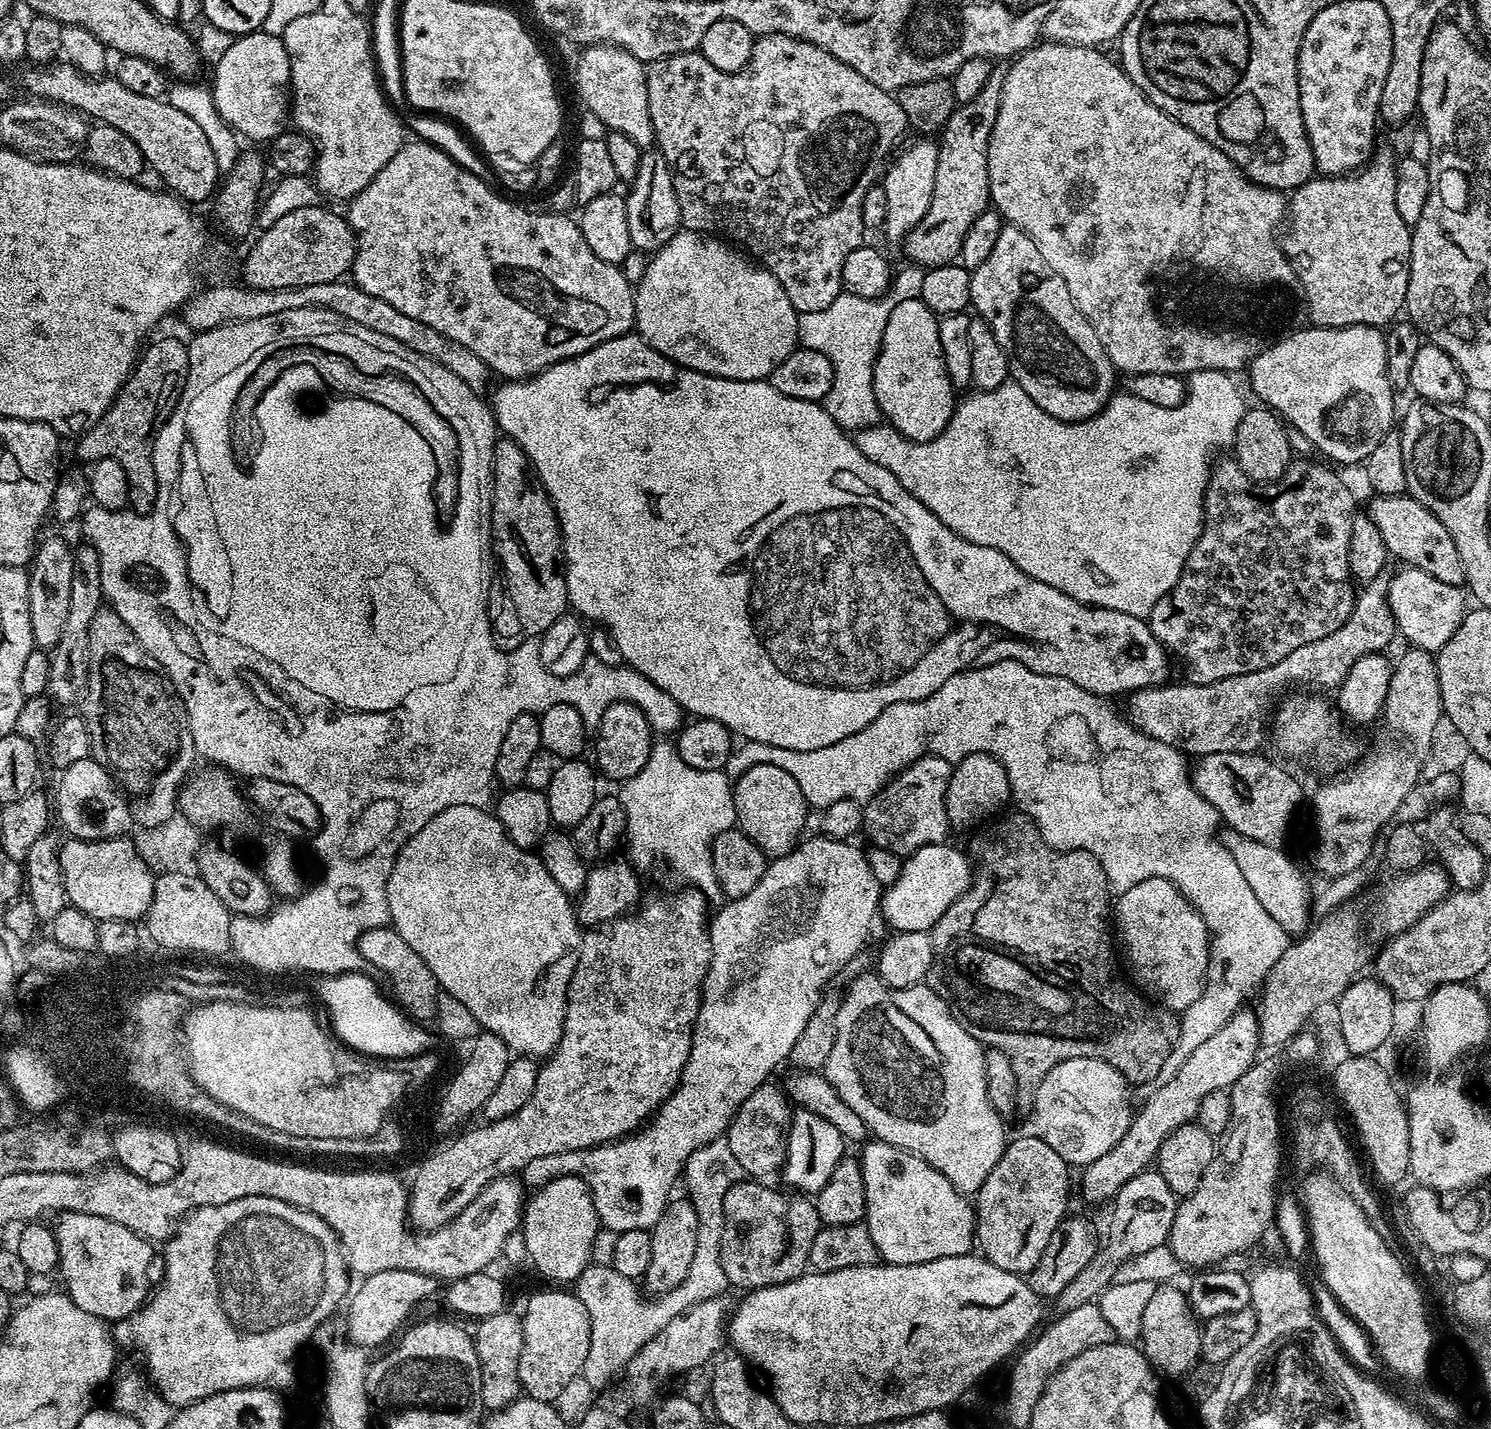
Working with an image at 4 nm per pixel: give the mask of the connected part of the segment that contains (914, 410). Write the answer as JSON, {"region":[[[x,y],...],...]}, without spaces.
{"region":[[[919,298],[895,301],[890,318],[886,318],[886,334],[882,334],[880,352],[872,368],[881,417],[914,442],[938,438],[946,430],[952,409],[958,403],[957,393],[946,374],[942,342],[938,342],[939,325],[937,316]]]}

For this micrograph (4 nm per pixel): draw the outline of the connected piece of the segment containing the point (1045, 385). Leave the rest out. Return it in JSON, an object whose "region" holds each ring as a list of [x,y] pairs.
{"region":[[[1005,226],[1002,234],[998,234],[998,242],[994,242],[994,250],[990,250],[986,262],[971,269],[971,273],[971,307],[976,308],[975,315],[988,323],[1002,350],[1006,350],[1008,370],[1018,387],[1030,394],[1030,398],[1046,414],[1059,420],[1090,420],[1100,413],[1117,391],[1117,370],[1102,346],[1096,328],[1090,326],[1090,322],[1078,310],[1074,298],[1070,298],[1066,282],[1062,282],[1046,258],[1038,254],[1038,246],[1034,246],[1030,237],[1020,228]]]}

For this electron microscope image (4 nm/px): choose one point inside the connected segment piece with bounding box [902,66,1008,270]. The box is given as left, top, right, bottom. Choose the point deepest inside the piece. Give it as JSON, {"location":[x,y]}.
{"location":[961,194]}

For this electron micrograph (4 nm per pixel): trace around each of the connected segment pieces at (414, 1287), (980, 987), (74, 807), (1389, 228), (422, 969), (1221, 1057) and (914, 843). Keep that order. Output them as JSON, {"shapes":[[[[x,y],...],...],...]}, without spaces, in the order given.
{"shapes":[[[[382,1270],[373,1276],[363,1277],[359,1283],[360,1289],[357,1292],[355,1289],[351,1293],[346,1304],[346,1309],[348,1308],[346,1336],[353,1345],[364,1350],[374,1347],[375,1344],[386,1343],[392,1335],[395,1337],[401,1331],[400,1323],[427,1296],[434,1295],[438,1287],[436,1277],[418,1274],[414,1270]]],[[[1016,810],[1013,811],[1013,816],[1001,815],[999,818],[993,819],[991,822],[985,823],[983,827],[976,833],[976,837],[969,842],[966,852],[969,857],[974,861],[974,875],[972,878],[972,884],[966,889],[959,897],[952,903],[950,910],[946,910],[946,914],[942,914],[942,918],[938,918],[938,922],[934,925],[931,930],[931,940],[933,944],[933,964],[930,973],[930,986],[937,994],[941,996],[946,1002],[946,1006],[954,1014],[954,1018],[962,1027],[965,1028],[978,1043],[987,1046],[988,1048],[997,1048],[1002,1050],[1002,1054],[1006,1054],[1006,1058],[1010,1058],[1010,1066],[1014,1066],[1014,1078],[1016,1079],[1016,1085],[1018,1086],[1018,1094],[1016,1095],[1016,1106],[1021,1113],[1031,1113],[1032,1107],[1034,1106],[1034,1098],[1038,1094],[1038,1086],[1042,1082],[1042,1078],[1046,1078],[1046,1074],[1050,1074],[1050,1070],[1054,1070],[1054,1066],[1058,1066],[1058,1062],[1066,1062],[1070,1058],[1082,1058],[1083,1056],[1089,1056],[1090,1058],[1098,1058],[1102,1062],[1106,1062],[1110,1066],[1114,1066],[1114,1070],[1118,1070],[1122,1073],[1125,1080],[1128,1081],[1129,1085],[1132,1086],[1143,1086],[1146,1082],[1150,1082],[1154,1078],[1154,1074],[1158,1074],[1158,1070],[1162,1070],[1162,1062],[1166,1062],[1166,1058],[1170,1058],[1170,1050],[1174,1050],[1174,1046],[1178,1042],[1178,1034],[1180,1033],[1180,1016],[1177,1013],[1172,1012],[1169,1008],[1163,1008],[1161,1004],[1153,1002],[1151,999],[1145,998],[1127,979],[1126,981],[1120,977],[1120,968],[1116,965],[1116,956],[1118,960],[1118,952],[1112,949],[1112,940],[1114,944],[1114,936],[1110,931],[1110,924],[1104,919],[1109,919],[1110,916],[1110,900],[1108,904],[1108,896],[1110,897],[1110,885],[1108,882],[1108,875],[1102,870],[1100,860],[1094,858],[1094,854],[1090,854],[1086,850],[1066,850],[1060,852],[1056,848],[1052,848],[1044,839],[1042,834],[1038,830],[1038,826],[1030,819],[1025,816],[1023,812]]],[[[91,758],[74,762],[74,766],[59,773],[60,785],[54,796],[54,812],[60,815],[60,824],[69,837],[77,840],[119,840],[134,828],[132,809],[112,773]]],[[[1377,151],[1372,159],[1358,172],[1346,176],[1320,176],[1308,180],[1302,186],[1298,186],[1291,193],[1286,204],[1286,231],[1282,236],[1282,247],[1288,261],[1298,273],[1298,283],[1304,294],[1304,304],[1308,308],[1308,316],[1313,325],[1318,328],[1349,328],[1365,324],[1371,328],[1388,326],[1401,315],[1404,299],[1406,298],[1406,286],[1410,278],[1410,246],[1412,245],[1412,229],[1402,218],[1396,201],[1396,185],[1398,183],[1398,168],[1396,172],[1396,160],[1388,152]]],[[[391,926],[375,928],[361,936],[358,947],[365,965],[373,964],[392,983],[392,992],[396,995],[395,1003],[412,1020],[428,1022],[435,1017],[438,998],[442,991],[441,986],[434,978],[430,966],[426,966],[426,962],[418,958],[418,953],[403,940],[402,934],[398,934]]],[[[1248,1011],[1235,1012],[1230,1022],[1226,1022],[1226,1026],[1218,1030],[1218,1034],[1206,1038],[1206,1042],[1202,1042],[1202,1046],[1198,1046],[1198,1050],[1194,1050],[1194,1054],[1190,1054],[1186,1062],[1182,1062],[1178,1074],[1174,1074],[1174,1078],[1170,1078],[1170,1082],[1166,1082],[1162,1090],[1154,1090],[1143,1097],[1144,1105],[1141,1108],[1139,1105],[1132,1124],[1126,1134],[1122,1134],[1122,1142],[1118,1142],[1114,1150],[1083,1165],[1080,1196],[1086,1203],[1107,1205],[1116,1197],[1123,1184],[1130,1182],[1130,1178],[1145,1171],[1155,1161],[1162,1142],[1166,1142],[1166,1138],[1170,1138],[1174,1130],[1195,1121],[1198,1106],[1202,1106],[1202,1098],[1206,1098],[1206,1094],[1214,1094],[1214,1090],[1231,1089],[1232,1084],[1238,1082],[1238,1078],[1242,1078],[1242,1074],[1246,1074],[1246,1070],[1257,1063],[1256,1051],[1261,1051],[1262,1048],[1260,1023],[1256,1021],[1256,1012]]],[[[923,756],[913,764],[907,764],[897,776],[893,776],[878,794],[863,805],[863,831],[868,832],[871,843],[885,848],[901,858],[922,846],[943,844],[949,839],[950,825],[947,818],[947,786],[953,761],[937,756]]]]}

